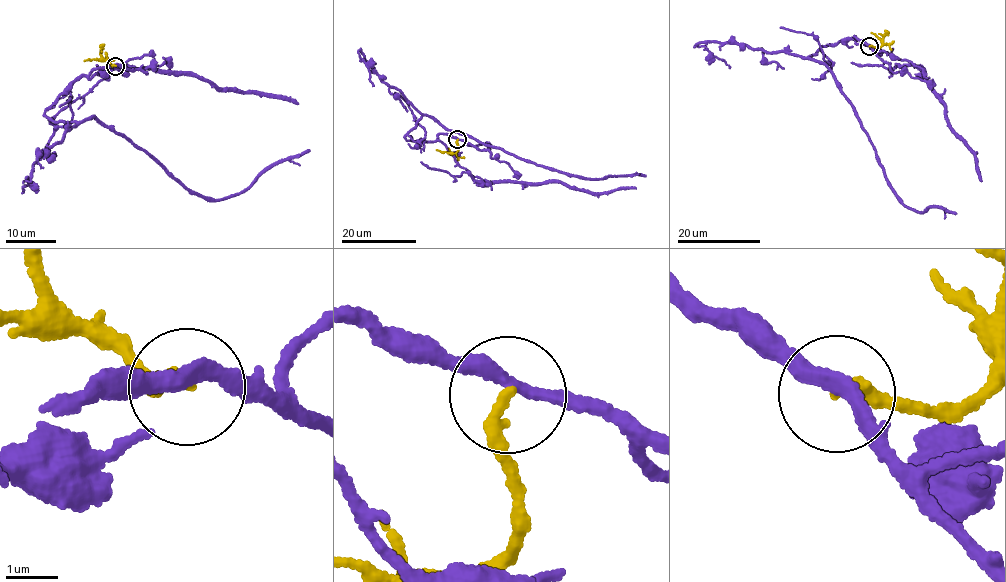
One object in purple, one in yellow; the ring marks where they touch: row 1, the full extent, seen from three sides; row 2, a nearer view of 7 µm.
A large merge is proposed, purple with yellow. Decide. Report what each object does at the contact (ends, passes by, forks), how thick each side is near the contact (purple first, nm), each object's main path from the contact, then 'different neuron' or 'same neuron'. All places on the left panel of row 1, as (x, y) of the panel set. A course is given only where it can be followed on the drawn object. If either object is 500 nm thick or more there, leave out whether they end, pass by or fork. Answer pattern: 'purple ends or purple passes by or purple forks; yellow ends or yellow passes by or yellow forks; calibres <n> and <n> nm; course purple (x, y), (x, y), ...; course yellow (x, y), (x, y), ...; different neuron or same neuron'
purple passes by; yellow ends; calibres 280 and 260 nm; course purple (116, 65), (75, 78), (46, 116), (93, 116), (216, 200), (309, 150); course yellow (115, 65), (105, 59), (83, 60); different neuron

